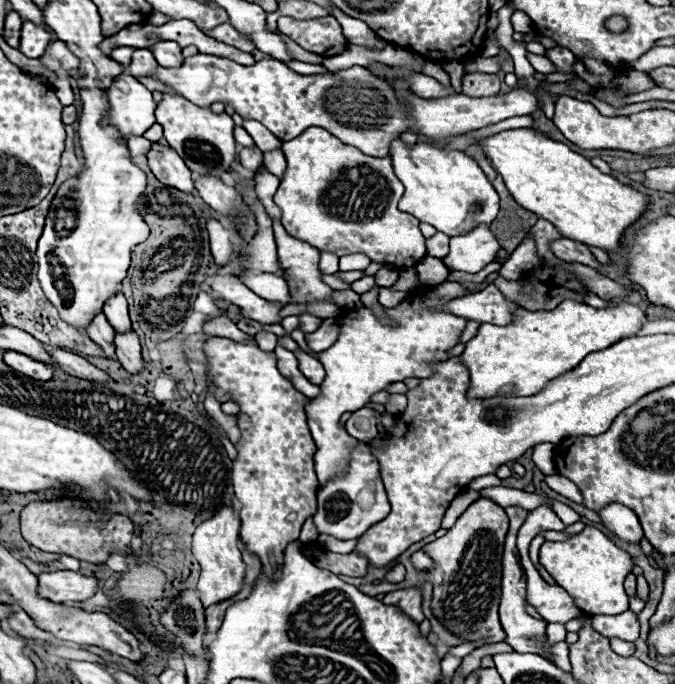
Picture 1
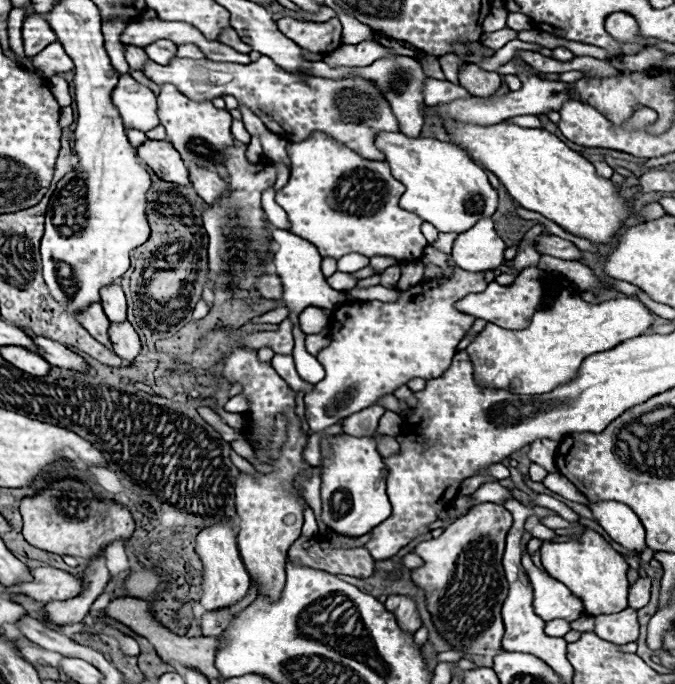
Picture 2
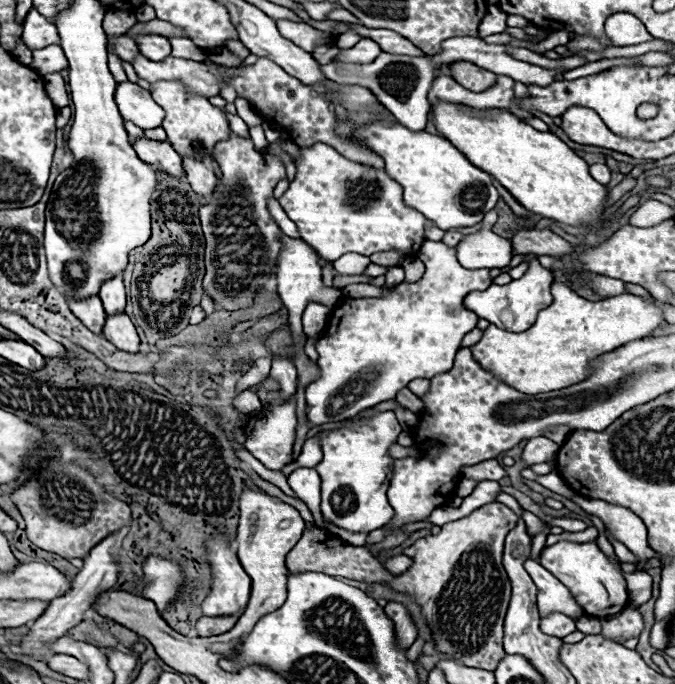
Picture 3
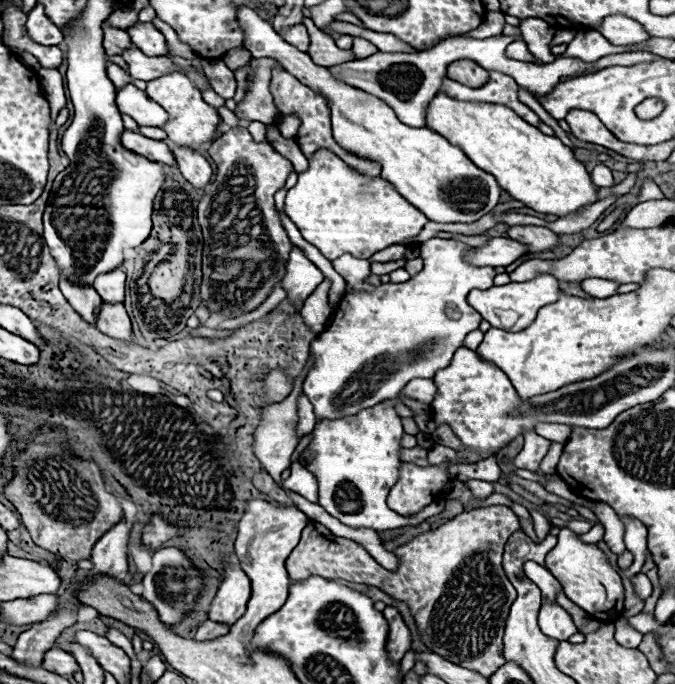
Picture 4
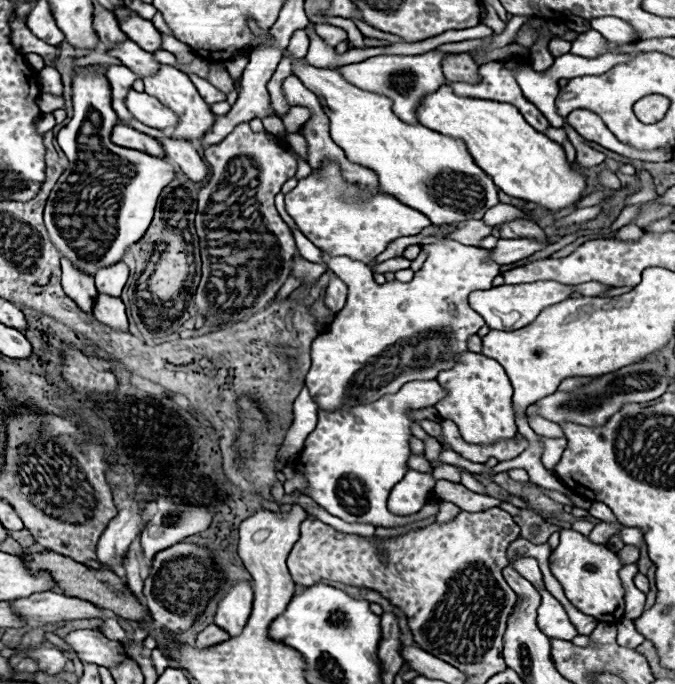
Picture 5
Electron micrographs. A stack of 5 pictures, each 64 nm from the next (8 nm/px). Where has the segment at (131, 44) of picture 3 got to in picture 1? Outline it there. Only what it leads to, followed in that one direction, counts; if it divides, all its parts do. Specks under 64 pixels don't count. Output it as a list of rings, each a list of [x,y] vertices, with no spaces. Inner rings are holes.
[[[144,48],[144,50],[134,50],[132,52],[132,60],[130,60],[128,70],[130,70],[132,76],[150,76],[156,70],[156,66],[158,64],[156,64],[152,52]]]

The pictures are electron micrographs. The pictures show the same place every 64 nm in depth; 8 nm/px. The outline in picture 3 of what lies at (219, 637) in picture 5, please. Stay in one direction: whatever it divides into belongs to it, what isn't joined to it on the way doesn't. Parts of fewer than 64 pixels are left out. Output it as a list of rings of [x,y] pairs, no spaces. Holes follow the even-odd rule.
[[[202,616],[198,622],[196,622],[196,630],[198,630],[198,636],[206,638],[206,636],[216,636],[216,634],[224,634],[228,632],[234,624],[236,624],[238,616],[216,616],[216,618],[210,618],[210,616]]]

